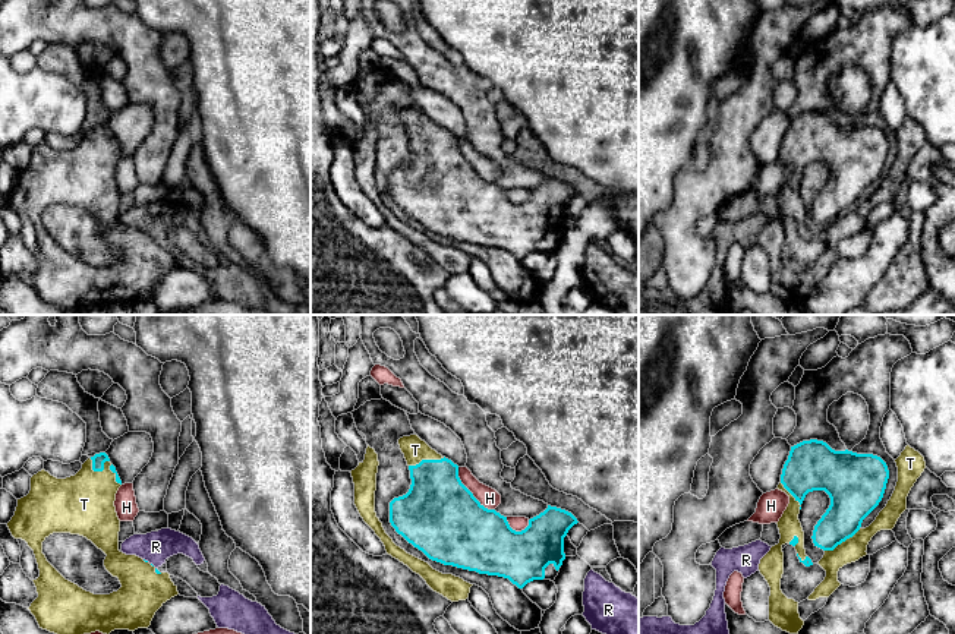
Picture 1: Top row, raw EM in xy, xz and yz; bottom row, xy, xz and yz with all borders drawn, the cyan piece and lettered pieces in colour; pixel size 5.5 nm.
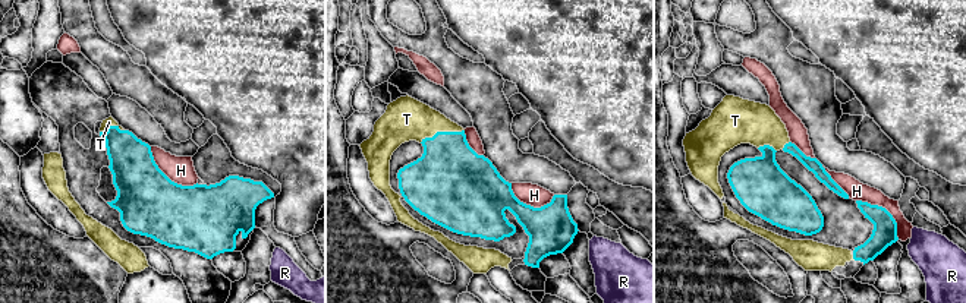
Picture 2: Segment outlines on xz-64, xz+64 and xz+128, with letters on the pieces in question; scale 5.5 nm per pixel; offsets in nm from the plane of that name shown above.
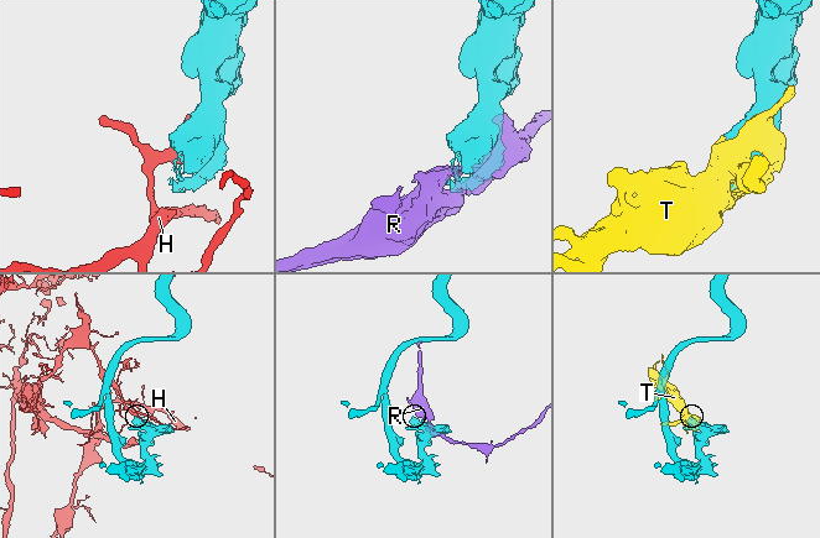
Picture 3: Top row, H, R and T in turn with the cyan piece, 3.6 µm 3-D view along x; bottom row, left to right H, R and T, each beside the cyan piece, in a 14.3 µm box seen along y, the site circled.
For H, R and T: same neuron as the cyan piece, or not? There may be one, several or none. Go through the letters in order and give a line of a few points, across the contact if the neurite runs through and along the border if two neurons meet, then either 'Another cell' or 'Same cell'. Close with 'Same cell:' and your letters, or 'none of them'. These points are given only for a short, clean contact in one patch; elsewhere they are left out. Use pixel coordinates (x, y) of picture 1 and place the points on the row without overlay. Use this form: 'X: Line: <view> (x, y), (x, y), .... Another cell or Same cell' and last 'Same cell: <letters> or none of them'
H: Another cell
R: Line: xy (144, 230), (148, 233). Another cell
T: Same cell
Same cell: T

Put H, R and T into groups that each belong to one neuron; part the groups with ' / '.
H / R / T

